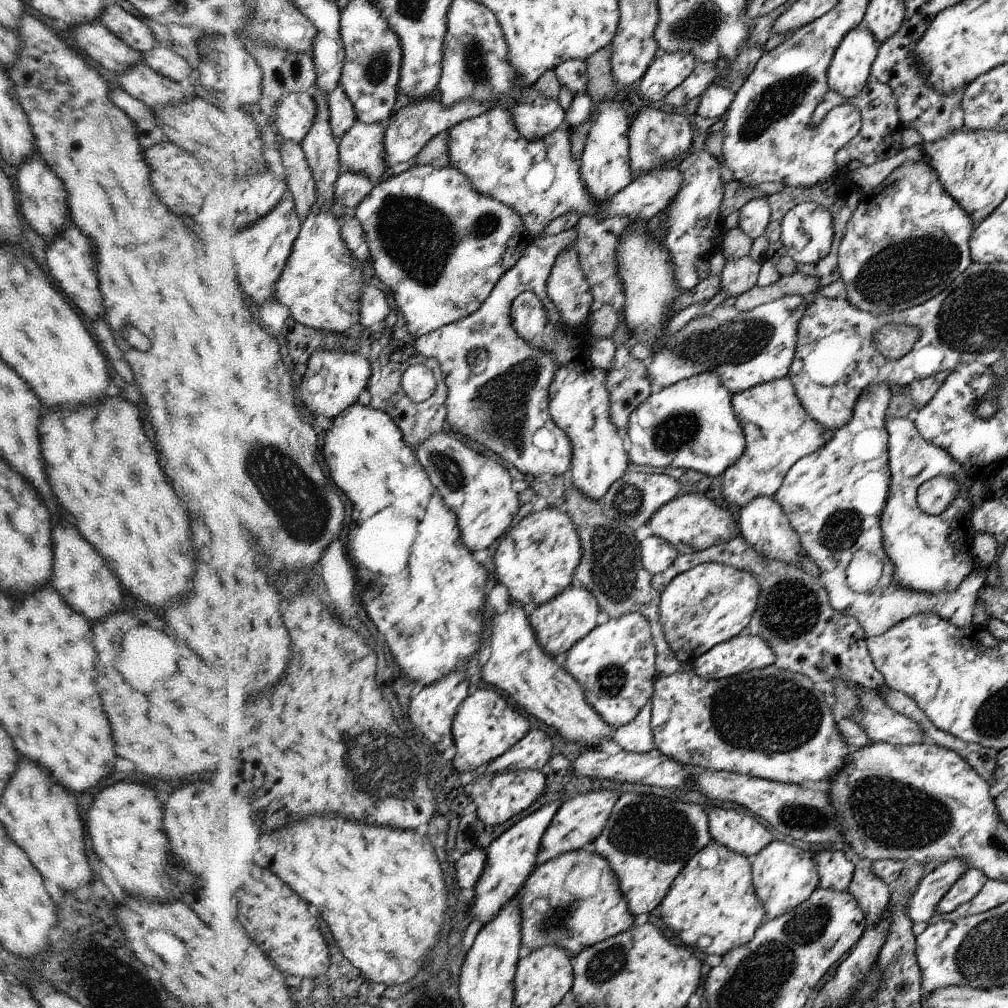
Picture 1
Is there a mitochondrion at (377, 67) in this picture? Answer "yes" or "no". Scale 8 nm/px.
yes

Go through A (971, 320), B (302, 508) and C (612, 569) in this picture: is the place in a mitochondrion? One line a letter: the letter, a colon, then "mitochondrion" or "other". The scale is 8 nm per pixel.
A: mitochondrion
B: mitochondrion
C: mitochondrion

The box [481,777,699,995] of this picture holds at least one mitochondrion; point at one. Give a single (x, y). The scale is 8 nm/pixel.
(606, 964)

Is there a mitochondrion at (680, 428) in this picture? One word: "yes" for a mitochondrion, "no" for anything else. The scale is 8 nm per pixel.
yes

